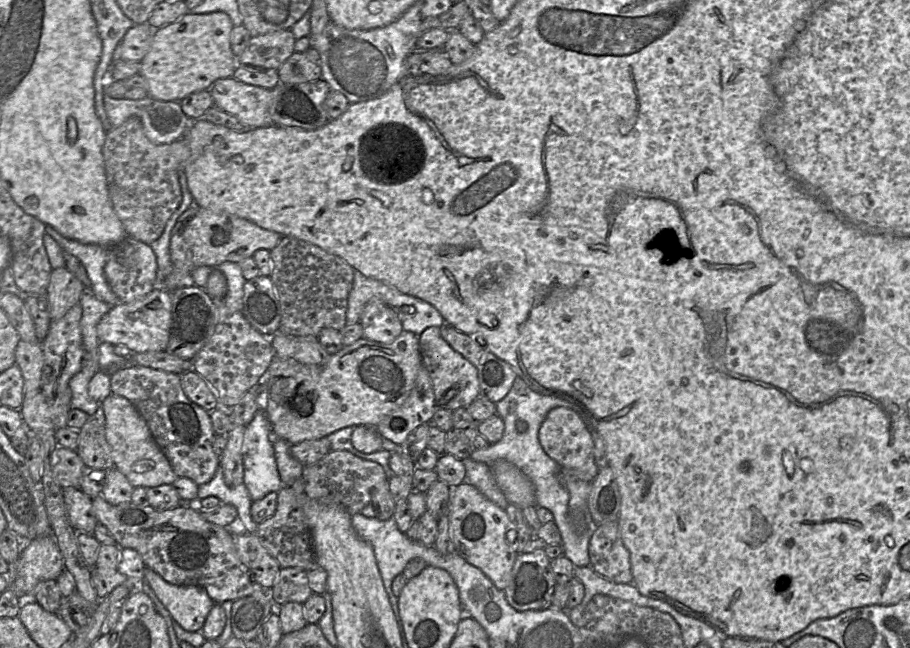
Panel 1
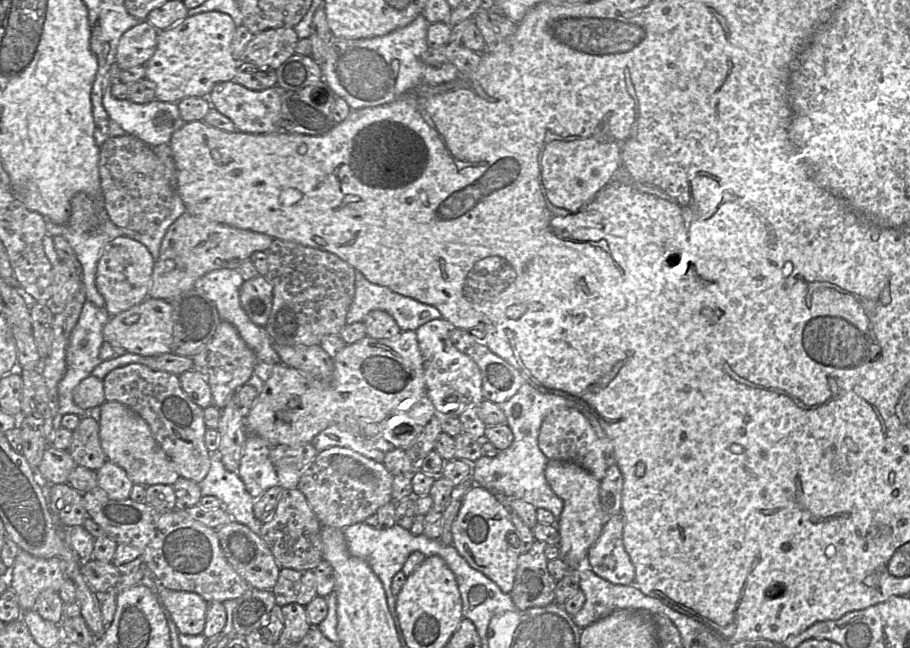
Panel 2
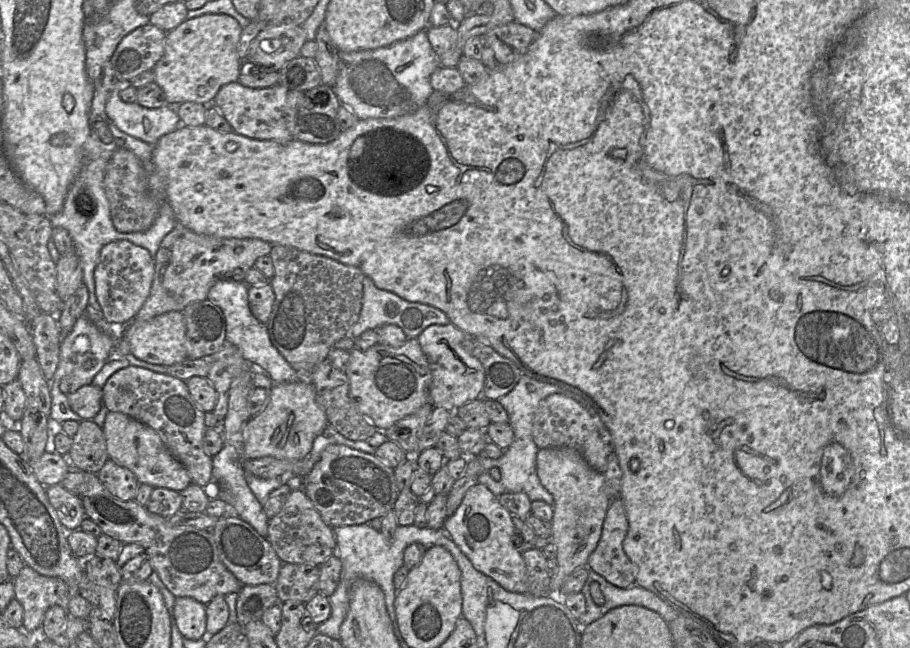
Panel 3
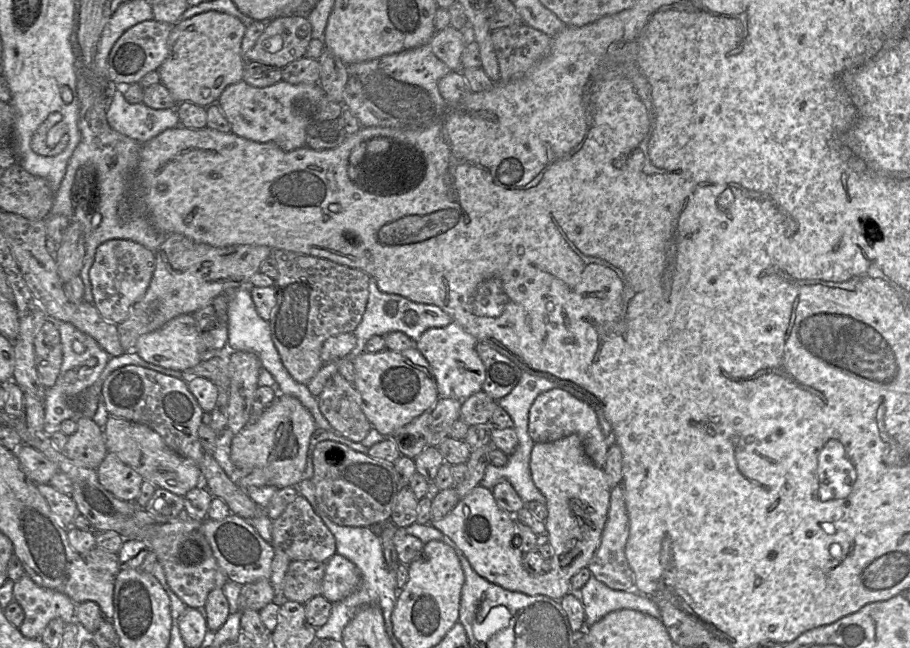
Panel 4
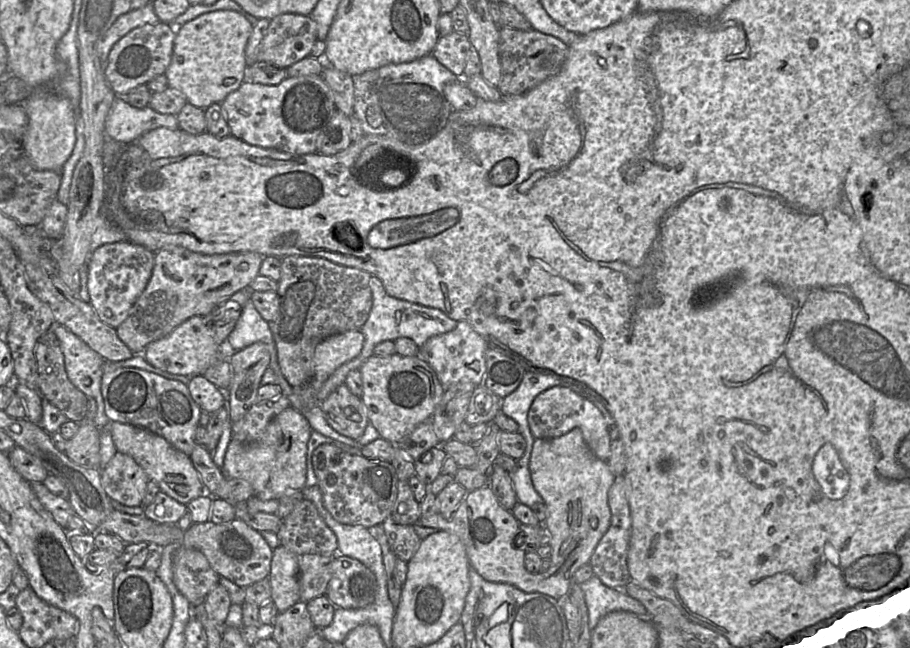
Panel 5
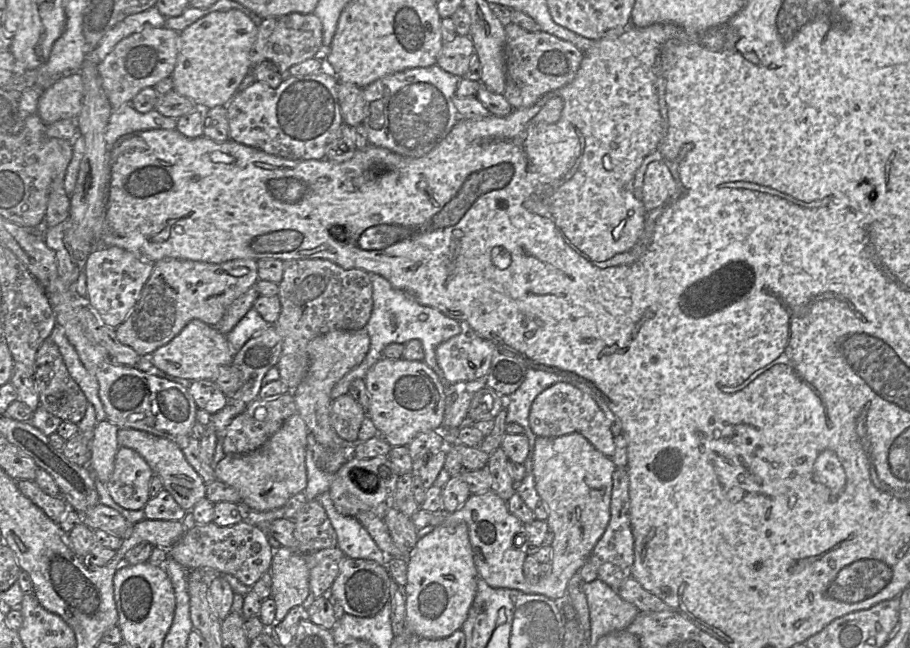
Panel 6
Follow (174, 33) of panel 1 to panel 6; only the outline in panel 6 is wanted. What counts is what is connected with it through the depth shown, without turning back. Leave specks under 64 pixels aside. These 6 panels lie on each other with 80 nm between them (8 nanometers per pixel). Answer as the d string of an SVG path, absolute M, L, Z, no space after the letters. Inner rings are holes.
M215 11L198 19L179 34L179 51L171 78L173 90L194 102L197 109L226 106L251 71L250 54L258 26L242 11Z

